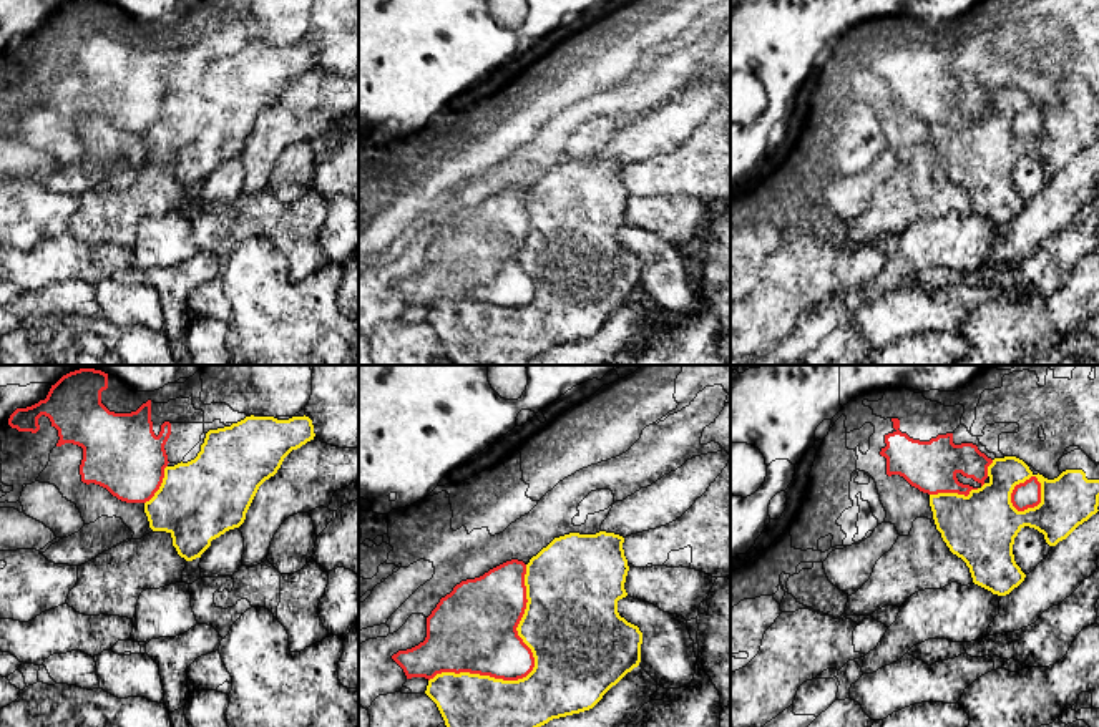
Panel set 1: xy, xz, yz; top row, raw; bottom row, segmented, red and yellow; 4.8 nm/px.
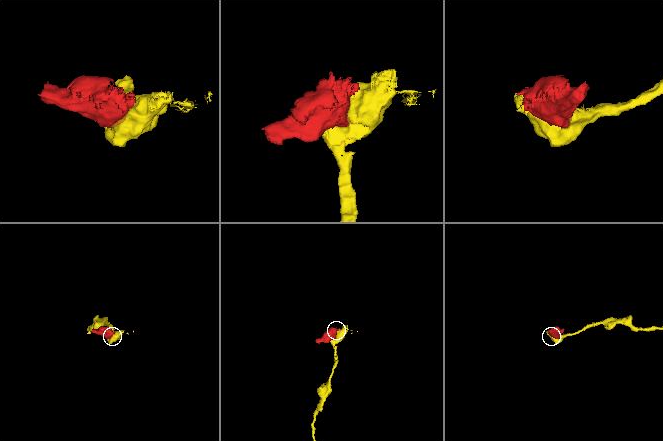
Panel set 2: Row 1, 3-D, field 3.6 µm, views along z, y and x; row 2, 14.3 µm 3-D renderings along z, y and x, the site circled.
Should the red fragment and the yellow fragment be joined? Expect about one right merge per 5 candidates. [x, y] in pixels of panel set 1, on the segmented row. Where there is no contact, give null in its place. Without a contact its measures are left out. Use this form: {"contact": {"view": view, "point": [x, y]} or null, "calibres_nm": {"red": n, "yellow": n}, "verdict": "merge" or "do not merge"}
{"contact": {"view": "xz", "point": [532, 669]}, "calibres_nm": {"red": 300, "yellow": 460}, "verdict": "do not merge"}

